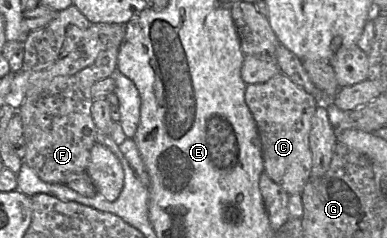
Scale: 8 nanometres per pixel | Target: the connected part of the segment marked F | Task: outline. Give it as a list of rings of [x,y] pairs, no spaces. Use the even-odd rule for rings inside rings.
[[[108,47],[98,55],[93,64],[79,72],[43,81],[27,91],[18,110],[23,121],[26,141],[26,154],[22,162],[30,166],[44,182],[66,185],[71,177],[87,172],[91,149],[97,142],[97,128],[91,114],[92,87],[101,79],[111,77],[117,70],[118,51],[118,47]]]

